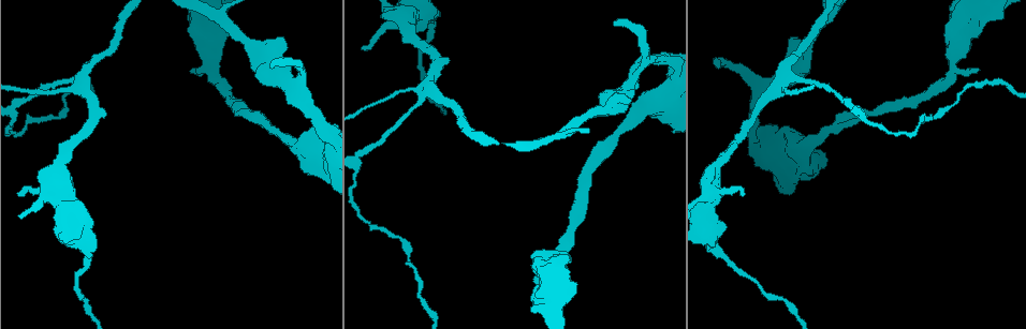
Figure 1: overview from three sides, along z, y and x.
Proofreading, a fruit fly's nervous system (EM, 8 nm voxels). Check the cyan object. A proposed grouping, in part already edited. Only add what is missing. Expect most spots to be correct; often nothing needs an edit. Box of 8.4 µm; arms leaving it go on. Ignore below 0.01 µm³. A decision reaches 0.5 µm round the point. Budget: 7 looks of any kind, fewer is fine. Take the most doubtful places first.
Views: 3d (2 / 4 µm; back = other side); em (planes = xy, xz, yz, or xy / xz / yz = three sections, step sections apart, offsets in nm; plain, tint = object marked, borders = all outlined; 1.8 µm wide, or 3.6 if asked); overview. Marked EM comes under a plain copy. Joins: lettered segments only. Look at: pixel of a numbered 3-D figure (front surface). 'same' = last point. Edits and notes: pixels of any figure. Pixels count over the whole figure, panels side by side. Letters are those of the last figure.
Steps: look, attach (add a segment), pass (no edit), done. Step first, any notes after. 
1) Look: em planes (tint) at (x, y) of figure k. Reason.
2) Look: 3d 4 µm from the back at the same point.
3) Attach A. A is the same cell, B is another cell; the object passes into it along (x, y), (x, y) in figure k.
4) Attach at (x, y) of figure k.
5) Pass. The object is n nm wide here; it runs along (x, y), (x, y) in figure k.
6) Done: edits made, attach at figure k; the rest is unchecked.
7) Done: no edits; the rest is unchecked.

Look: em planes (tint) at (717, 66) of figure 1.

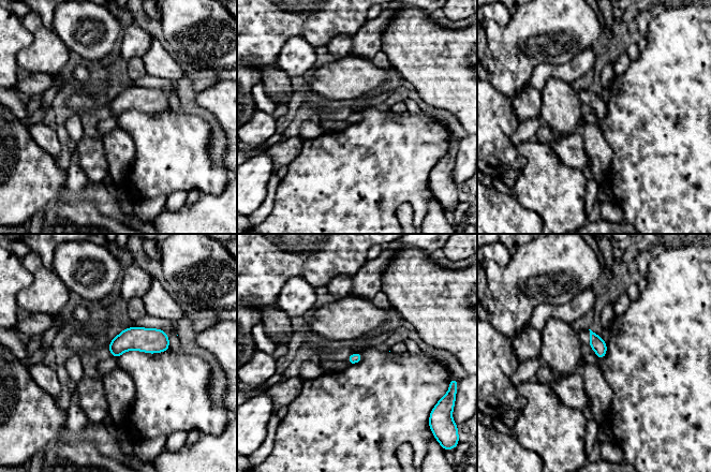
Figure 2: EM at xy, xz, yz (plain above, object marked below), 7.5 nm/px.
Look: em planes (borders) at the same point. See the neighbours.

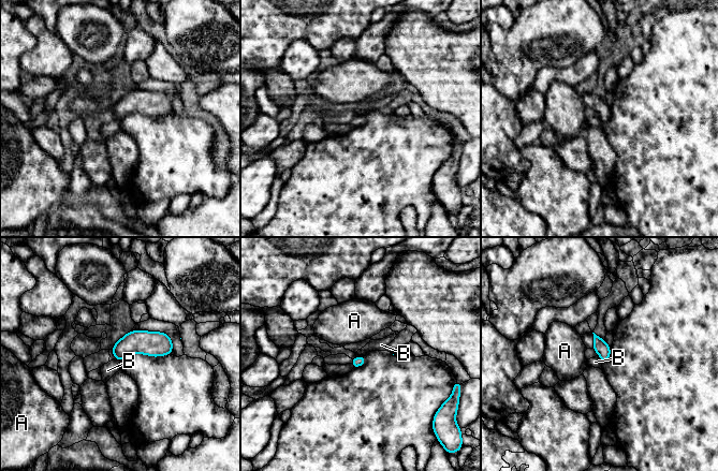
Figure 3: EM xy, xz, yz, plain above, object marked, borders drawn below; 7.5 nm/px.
Pass. A and B are other cells; a border runs along (114, 358), (121, 361) in figure 3; none of them fits.

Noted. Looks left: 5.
Look: em planes (borders) at (193, 68) of figure 1. Tapers out.

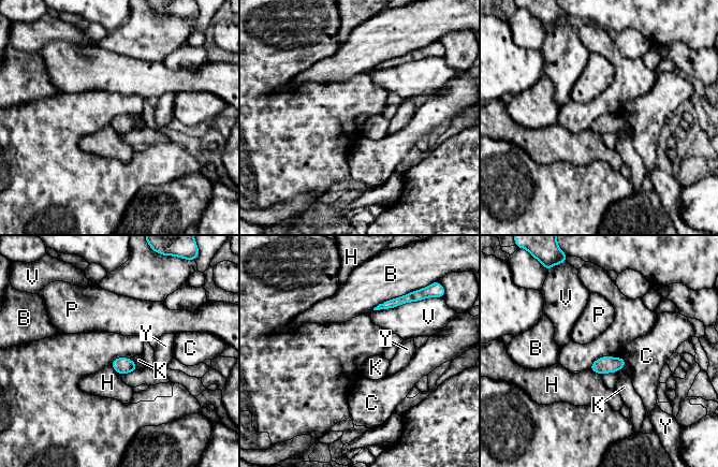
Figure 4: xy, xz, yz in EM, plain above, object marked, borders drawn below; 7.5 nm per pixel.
Pass. B, C, H, K, P, V and Y are other cells; a border runs along (130, 359), (137, 369) in figure 4; none of them fits.

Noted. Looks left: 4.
Look: 3d 2 µm at (279, 39) of figure 1. Stops while still wide.

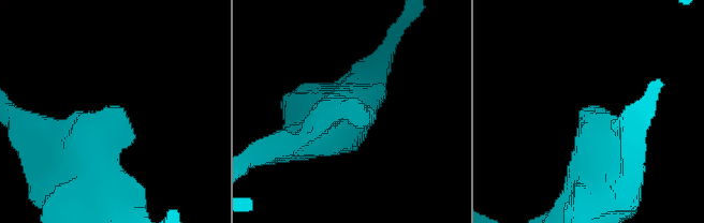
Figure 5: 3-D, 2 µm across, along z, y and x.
Look: em planes (borders) at (604, 110) of figure 5.

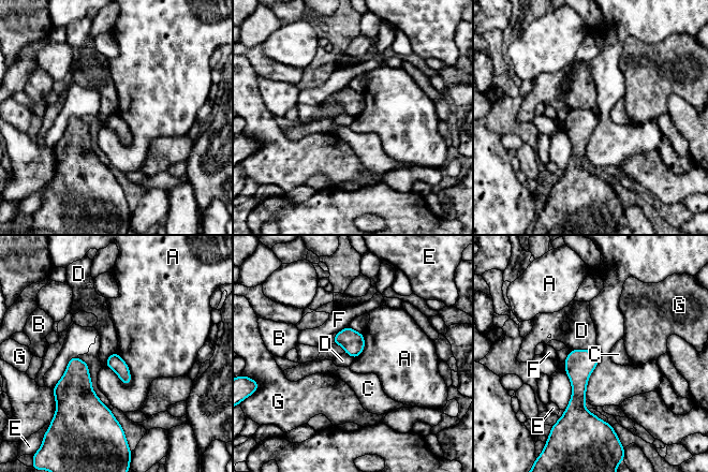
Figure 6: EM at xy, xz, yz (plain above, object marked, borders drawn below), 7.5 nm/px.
Pass. A, B, C, D, E, F and G are other cells; a border runs along (571, 349), (589, 349), (598, 356) in figure 6; none of them fits.

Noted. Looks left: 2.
Done: no edits; the rest is unchecked.

